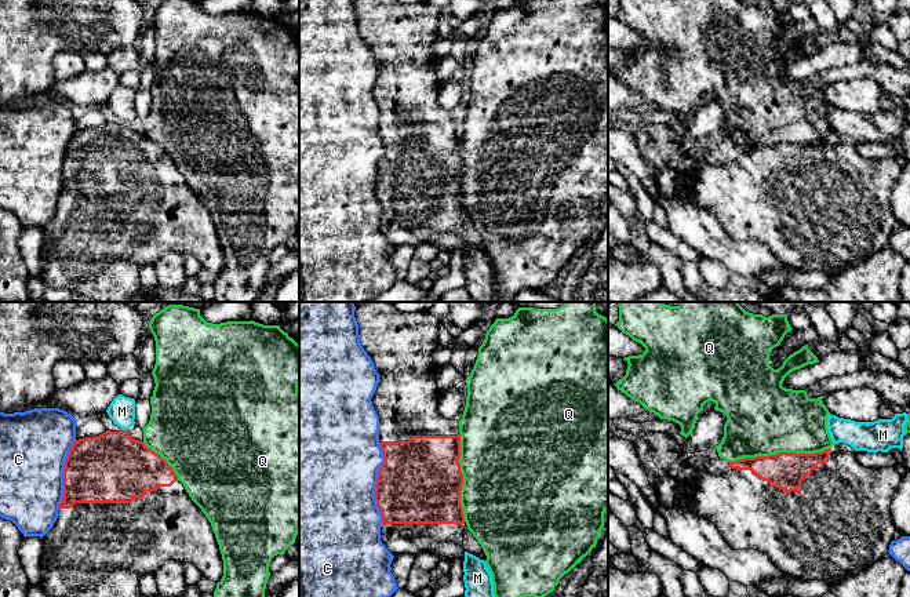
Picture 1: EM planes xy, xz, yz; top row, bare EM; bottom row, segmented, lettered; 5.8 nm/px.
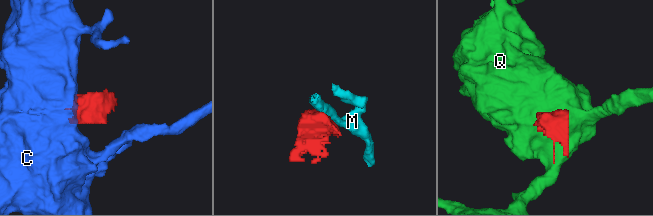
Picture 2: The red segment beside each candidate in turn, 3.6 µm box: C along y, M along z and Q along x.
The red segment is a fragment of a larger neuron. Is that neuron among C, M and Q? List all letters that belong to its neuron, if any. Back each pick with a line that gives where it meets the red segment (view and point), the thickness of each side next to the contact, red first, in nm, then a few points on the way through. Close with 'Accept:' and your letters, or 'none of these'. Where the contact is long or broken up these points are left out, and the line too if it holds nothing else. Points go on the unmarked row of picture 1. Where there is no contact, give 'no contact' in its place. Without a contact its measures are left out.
Accept: none of these

